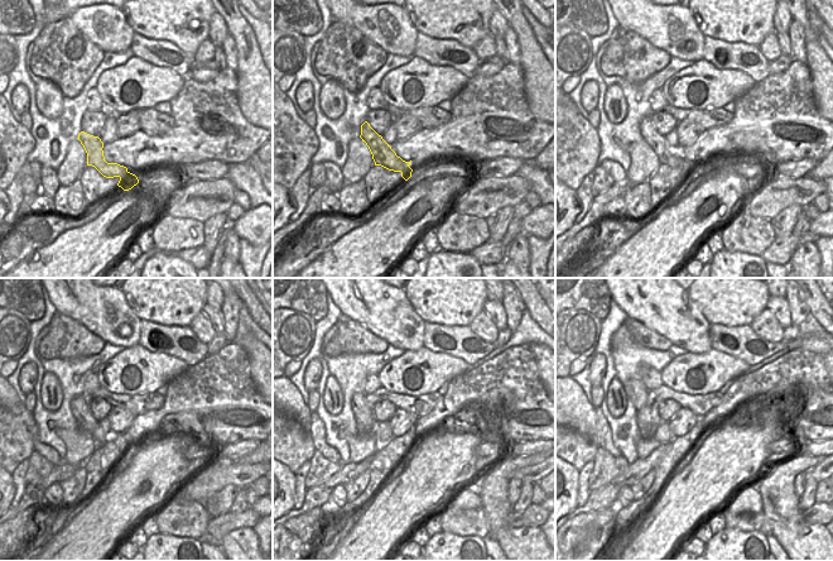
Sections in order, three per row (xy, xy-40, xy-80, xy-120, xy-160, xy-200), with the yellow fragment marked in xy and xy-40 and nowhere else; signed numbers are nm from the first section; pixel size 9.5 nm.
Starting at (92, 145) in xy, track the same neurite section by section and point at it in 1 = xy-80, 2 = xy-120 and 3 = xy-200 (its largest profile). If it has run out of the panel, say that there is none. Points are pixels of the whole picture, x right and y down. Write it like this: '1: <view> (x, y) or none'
1: xy-80 (667, 154)
2: xy-120 (80, 408)
3: xy-200 (635, 391)

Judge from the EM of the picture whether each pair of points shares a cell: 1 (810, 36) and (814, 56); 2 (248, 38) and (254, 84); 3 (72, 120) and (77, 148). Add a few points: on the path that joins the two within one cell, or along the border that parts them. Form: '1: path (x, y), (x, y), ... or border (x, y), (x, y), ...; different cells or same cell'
1: path (810, 41), (813, 51); same cell
2: path (248, 49), (251, 72); same cell
3: border (77, 138), (70, 143), (67, 154), (59, 164); different cells

